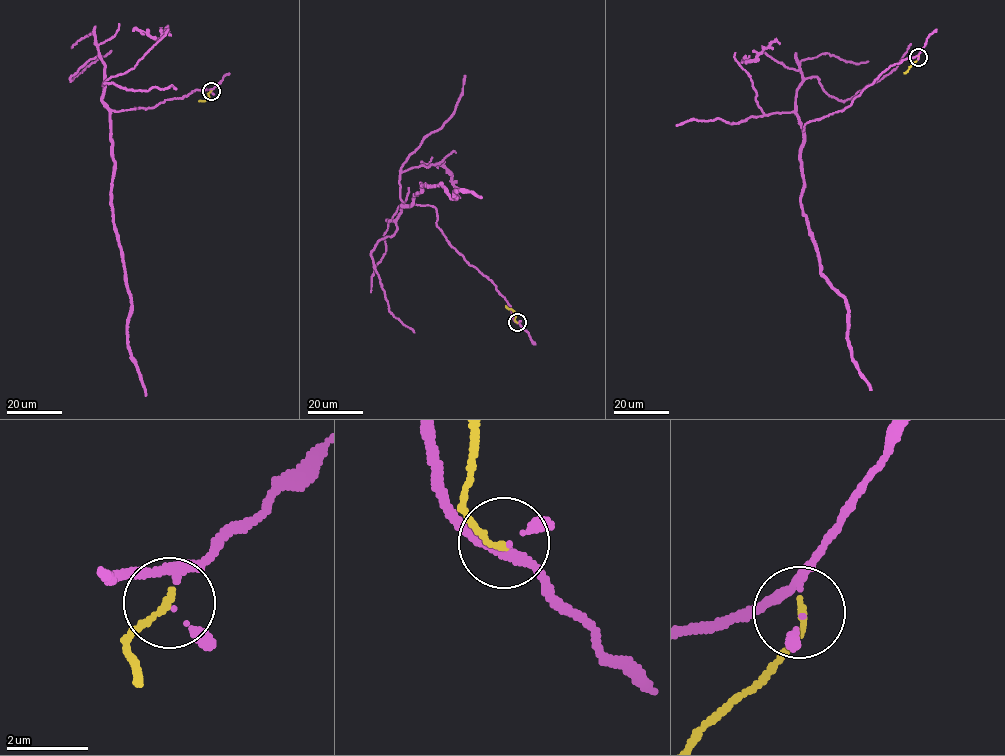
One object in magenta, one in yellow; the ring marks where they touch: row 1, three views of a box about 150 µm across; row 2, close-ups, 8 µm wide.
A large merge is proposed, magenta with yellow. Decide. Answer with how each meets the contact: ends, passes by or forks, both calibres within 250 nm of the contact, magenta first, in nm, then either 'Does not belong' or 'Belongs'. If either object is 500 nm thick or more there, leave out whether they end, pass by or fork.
At the ring magenta forks. At the ring yellow ends. Thickness 70 nm (magenta) against 160 nm. Does not belong

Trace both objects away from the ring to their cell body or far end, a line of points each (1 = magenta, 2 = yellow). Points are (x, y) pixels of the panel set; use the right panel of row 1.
1: (918, 57), (890, 66), (849, 105), (803, 131), (802, 212), (821, 274), (844, 298), (851, 360), (871, 390)
2: (918, 57), (904, 73)

